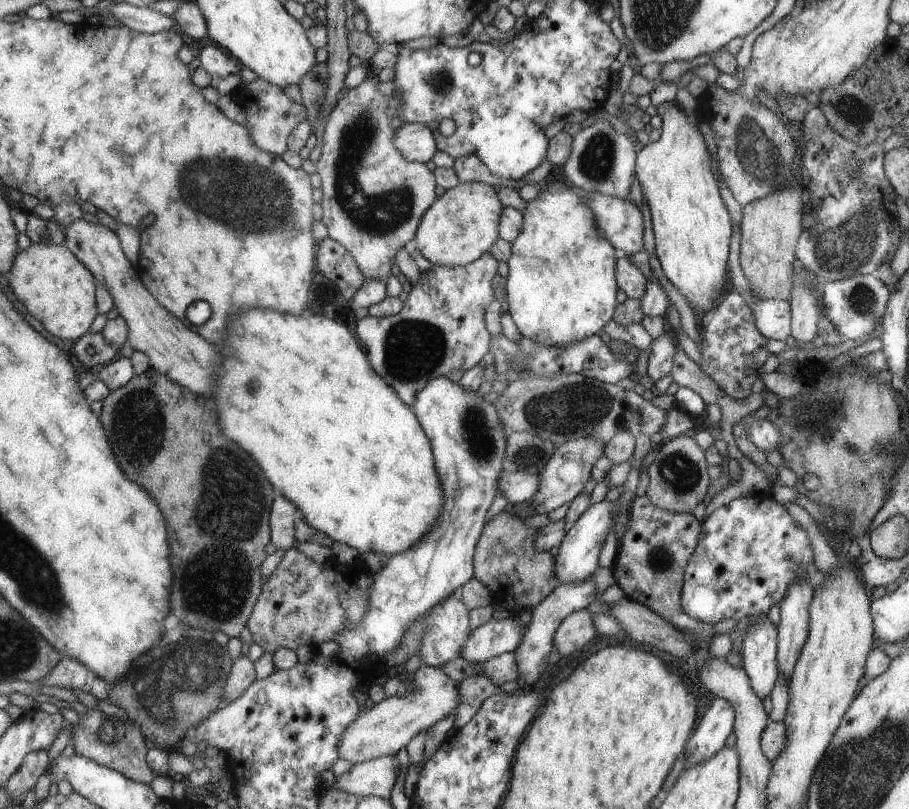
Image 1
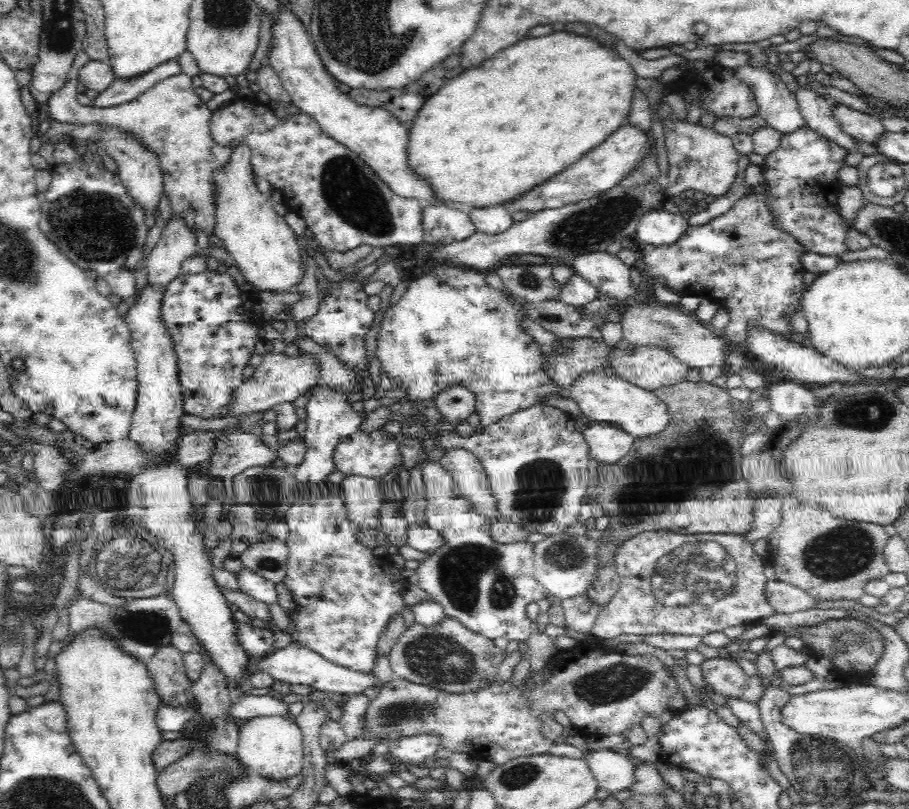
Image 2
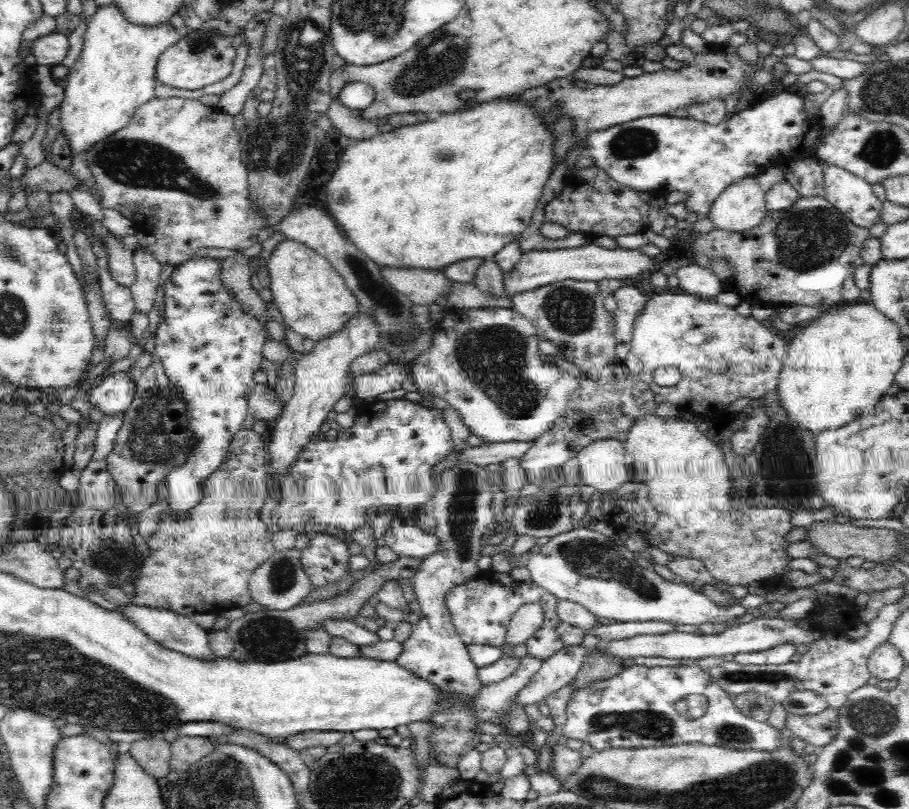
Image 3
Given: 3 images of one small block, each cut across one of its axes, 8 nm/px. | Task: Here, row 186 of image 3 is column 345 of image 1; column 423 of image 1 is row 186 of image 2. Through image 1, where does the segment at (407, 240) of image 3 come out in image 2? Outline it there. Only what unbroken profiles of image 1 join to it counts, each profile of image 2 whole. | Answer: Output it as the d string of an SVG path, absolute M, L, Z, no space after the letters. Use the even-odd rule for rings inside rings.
M550 32L538 38L524 38L514 46L506 48L504 52L497 52L494 58L484 60L480 66L465 70L466 72L463 71L456 77L447 79L443 87L424 102L416 120L409 125L408 159L409 167L421 176L425 183L432 186L432 191L442 203L452 200L474 208L490 208L494 204L500 207L510 200L516 200L518 196L526 194L530 188L543 184L552 176L562 172L564 168L568 168L570 164L575 164L576 160L583 158L588 150L607 140L612 132L616 132L622 124L628 123L628 115L634 102L634 90L637 88L636 78L639 77L632 69L632 65L614 48L598 44L596 38L586 38L570 32Z

